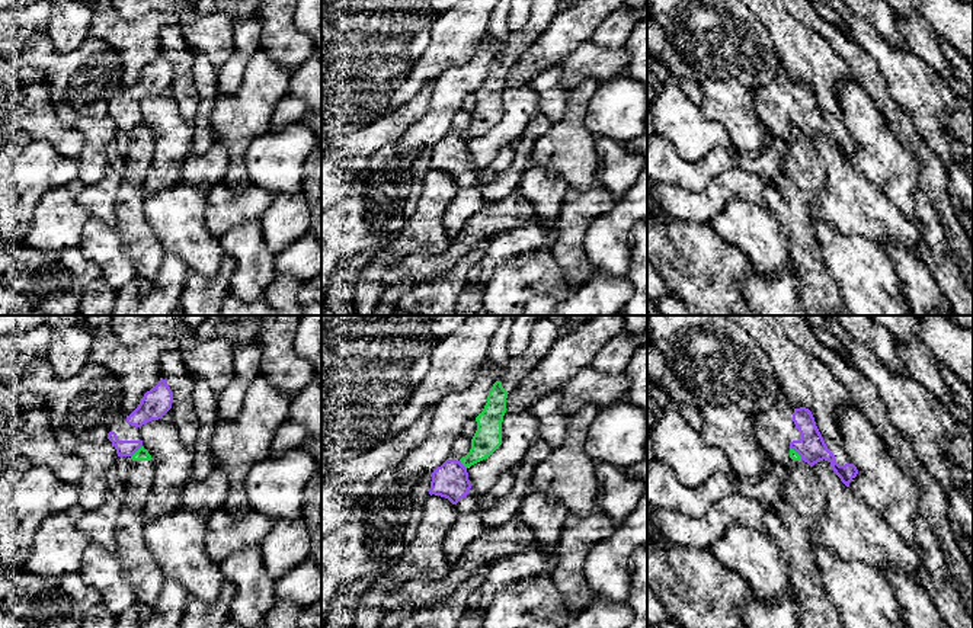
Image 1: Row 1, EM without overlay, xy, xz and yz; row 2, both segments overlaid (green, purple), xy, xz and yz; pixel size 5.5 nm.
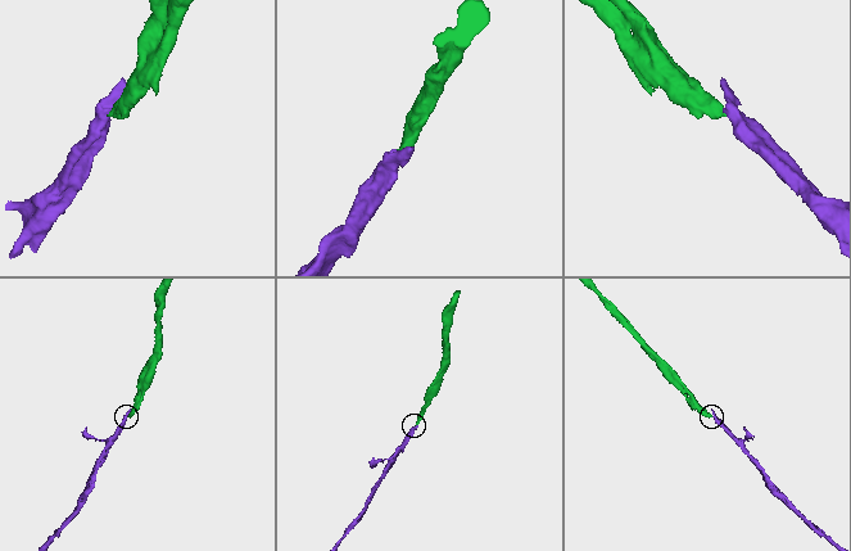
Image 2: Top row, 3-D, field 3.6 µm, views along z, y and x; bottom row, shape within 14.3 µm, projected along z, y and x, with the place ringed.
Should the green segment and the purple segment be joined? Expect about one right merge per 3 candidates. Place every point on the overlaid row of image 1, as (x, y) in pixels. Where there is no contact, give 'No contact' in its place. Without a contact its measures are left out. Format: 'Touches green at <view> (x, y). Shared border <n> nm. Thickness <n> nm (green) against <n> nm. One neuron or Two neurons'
Touches green at xy (137, 451). Shared border 90 nm. Thickness 70 nm (green) against 100 nm. Two neurons

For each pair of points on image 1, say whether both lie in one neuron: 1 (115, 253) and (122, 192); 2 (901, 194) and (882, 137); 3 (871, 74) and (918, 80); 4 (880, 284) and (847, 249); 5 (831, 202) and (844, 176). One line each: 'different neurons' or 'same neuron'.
1: different neurons
2: same neuron
3: different neurons
4: same neuron
5: same neuron

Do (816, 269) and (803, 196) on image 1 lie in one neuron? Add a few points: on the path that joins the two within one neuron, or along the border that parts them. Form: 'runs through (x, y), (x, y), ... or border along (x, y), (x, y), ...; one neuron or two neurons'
runs through (805, 252), (802, 244), (802, 214); one neuron

